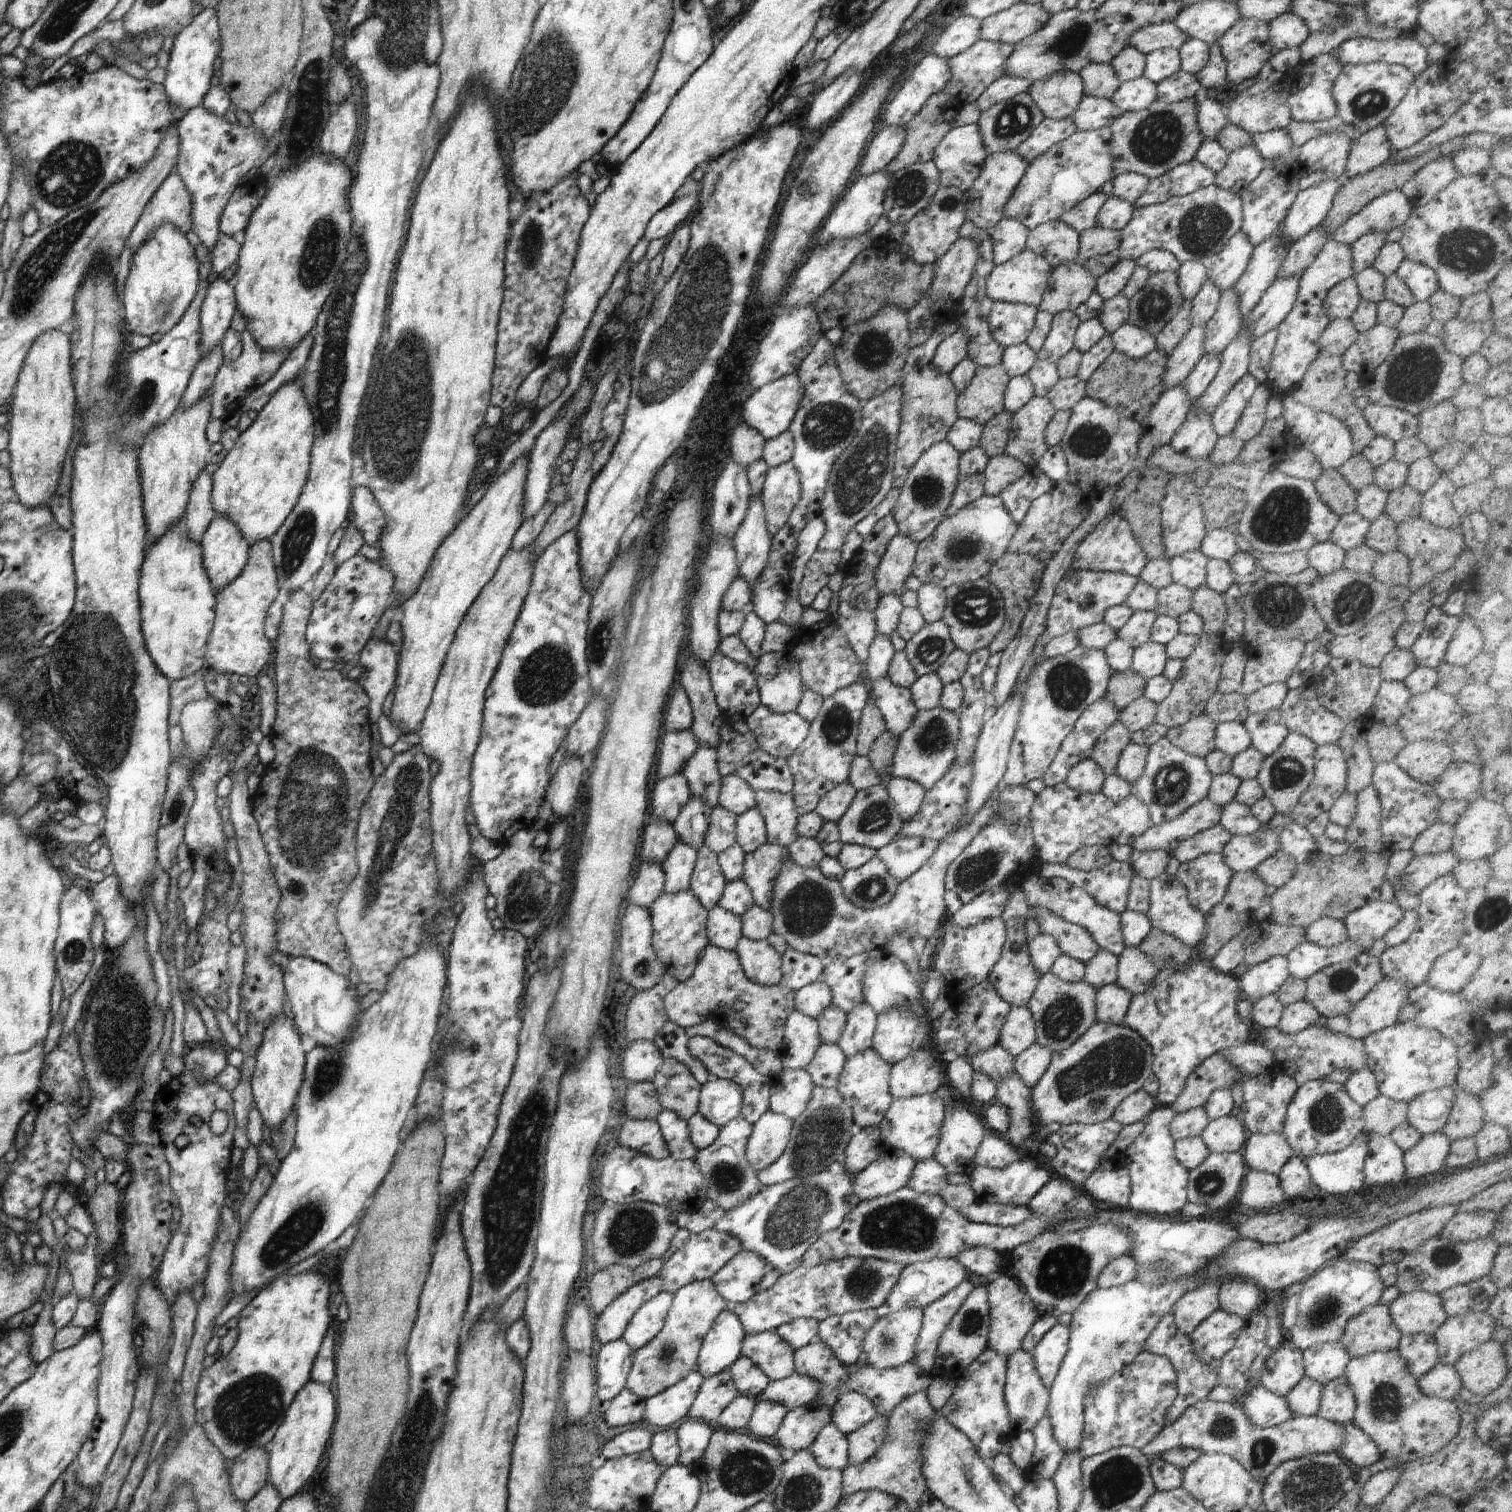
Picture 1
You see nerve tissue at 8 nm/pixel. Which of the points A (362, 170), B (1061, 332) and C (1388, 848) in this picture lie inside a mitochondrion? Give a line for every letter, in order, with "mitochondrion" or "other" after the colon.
A: other
B: other
C: other

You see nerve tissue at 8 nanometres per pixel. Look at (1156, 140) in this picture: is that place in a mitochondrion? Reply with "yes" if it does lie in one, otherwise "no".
yes

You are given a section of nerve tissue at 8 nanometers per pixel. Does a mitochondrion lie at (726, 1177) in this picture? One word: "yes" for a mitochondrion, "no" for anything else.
yes

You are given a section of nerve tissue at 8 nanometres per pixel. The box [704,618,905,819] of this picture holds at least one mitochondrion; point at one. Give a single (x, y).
(837, 724)

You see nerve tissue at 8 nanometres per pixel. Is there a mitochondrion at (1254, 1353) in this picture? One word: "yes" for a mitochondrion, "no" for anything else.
no

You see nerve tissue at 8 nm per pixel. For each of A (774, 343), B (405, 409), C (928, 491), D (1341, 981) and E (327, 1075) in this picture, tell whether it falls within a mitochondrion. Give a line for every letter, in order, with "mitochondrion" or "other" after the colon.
A: other
B: mitochondrion
C: mitochondrion
D: mitochondrion
E: mitochondrion

